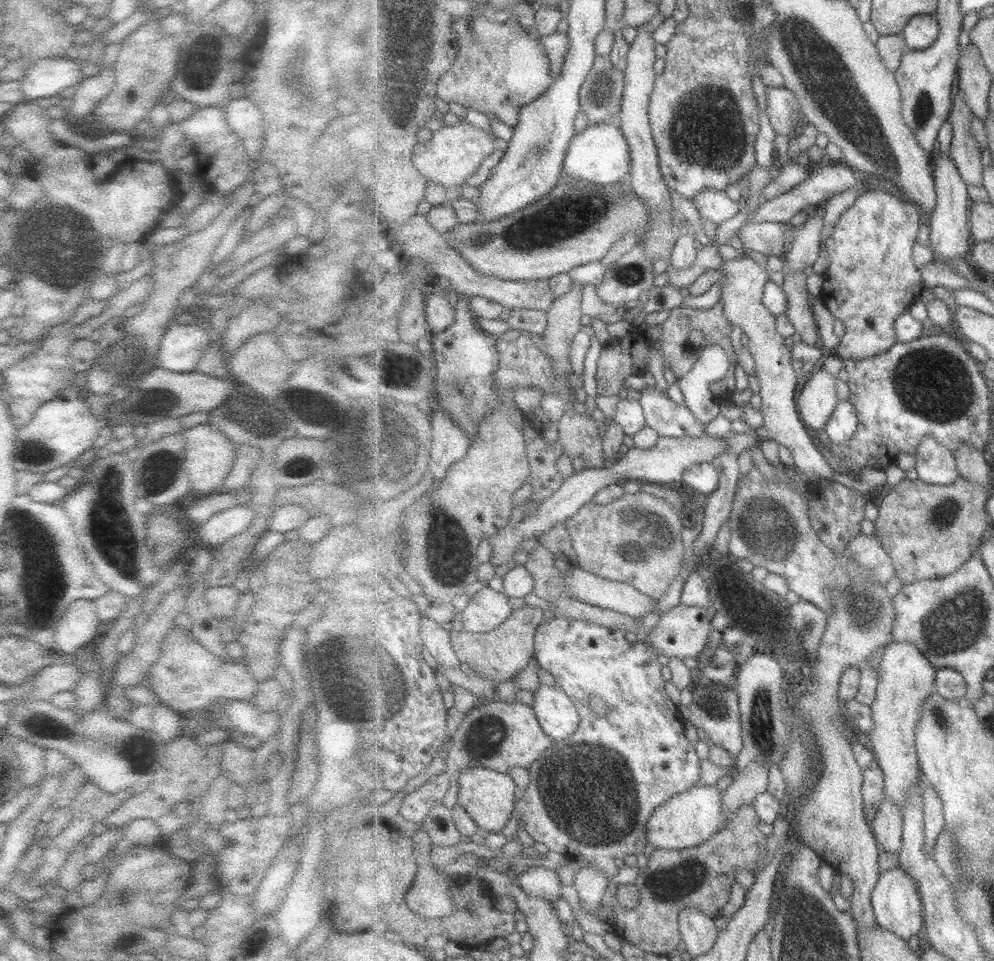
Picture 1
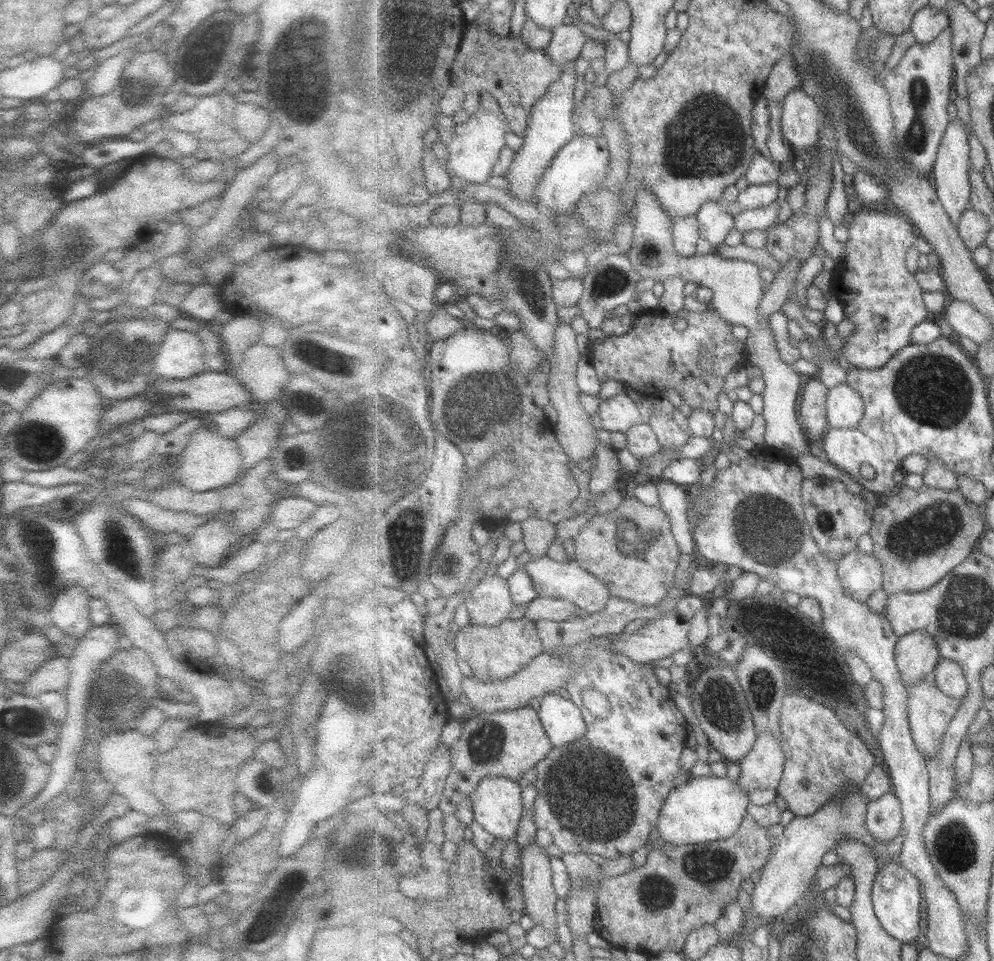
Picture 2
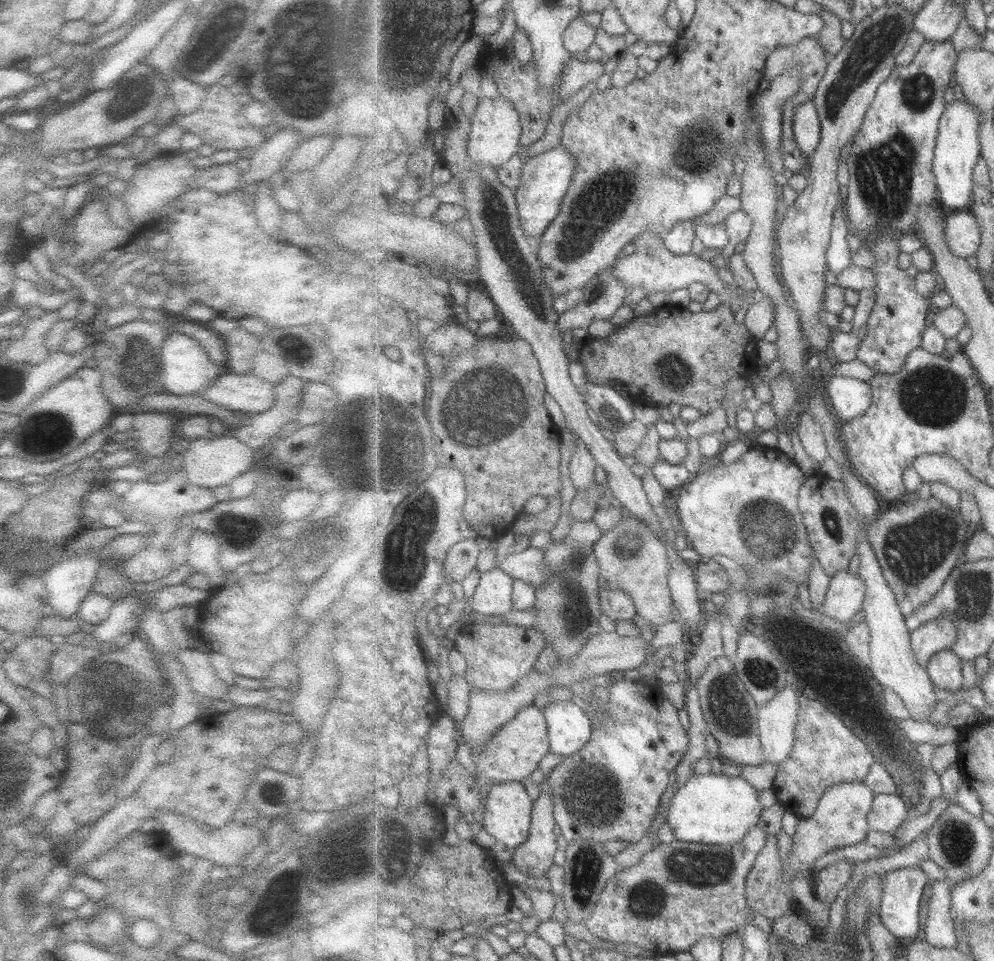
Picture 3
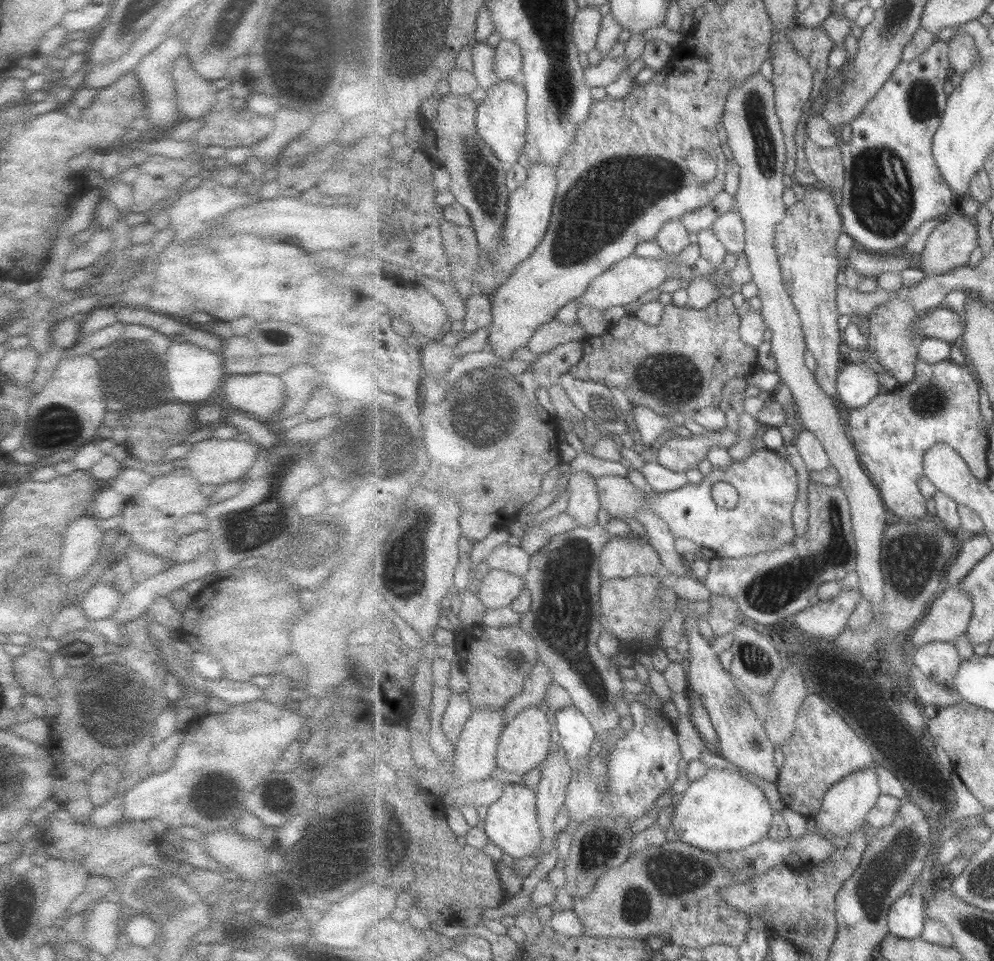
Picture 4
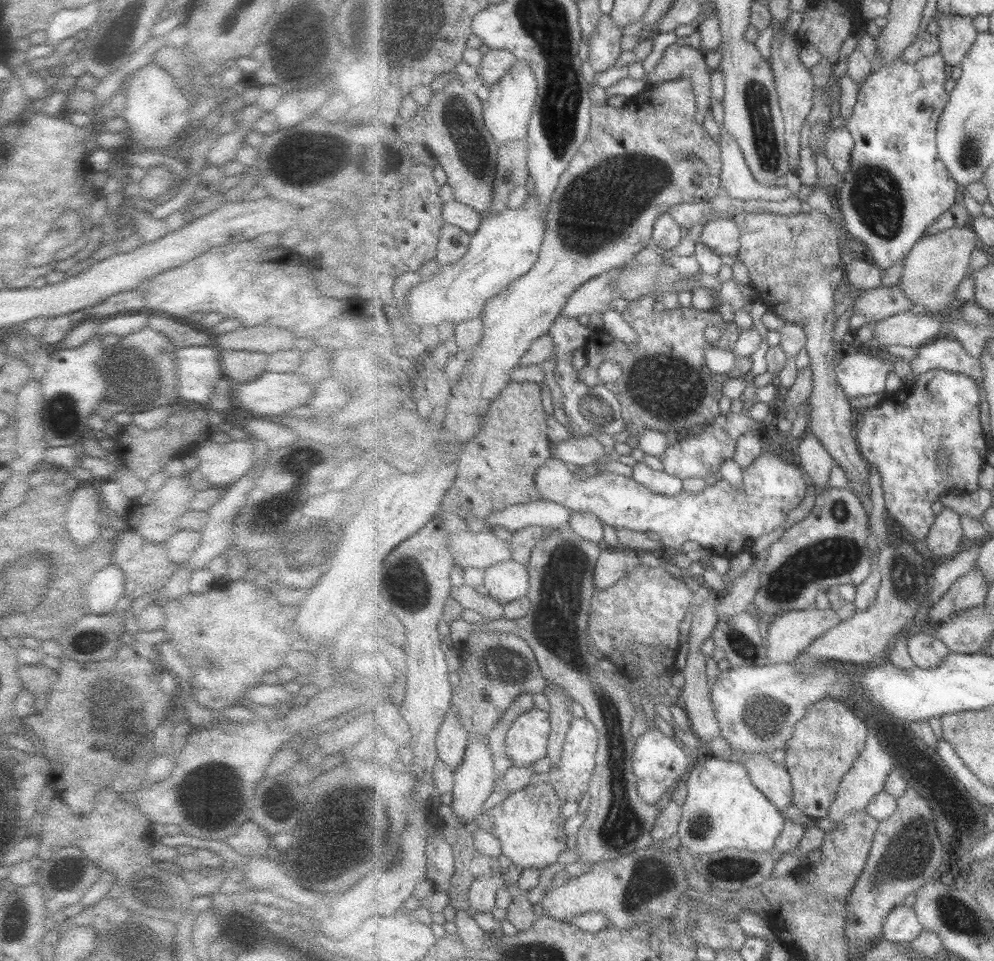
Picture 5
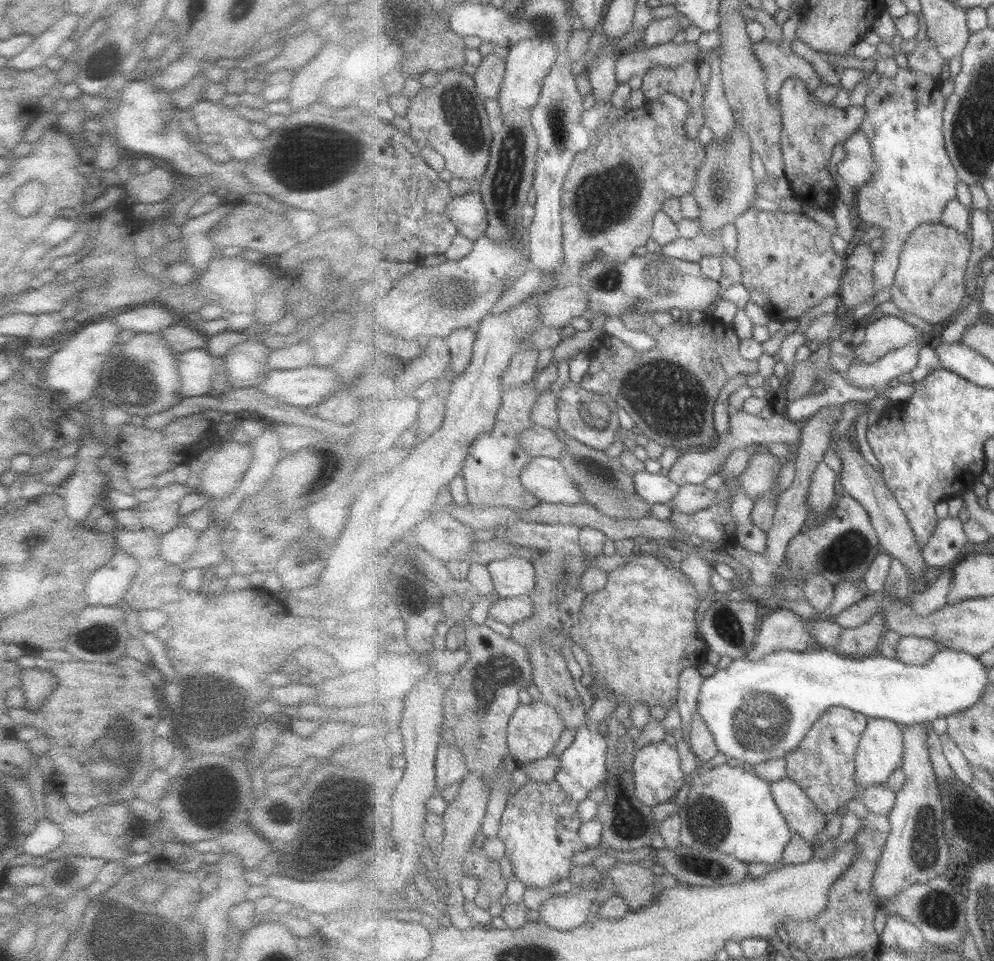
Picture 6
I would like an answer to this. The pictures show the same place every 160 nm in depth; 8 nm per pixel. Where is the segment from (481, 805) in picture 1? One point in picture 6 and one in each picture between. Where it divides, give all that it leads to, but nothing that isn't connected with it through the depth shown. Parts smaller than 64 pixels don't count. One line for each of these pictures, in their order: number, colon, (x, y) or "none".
2: (498, 802)
3: (508, 817)
4: (512, 824)
5: (529, 823)
6: (540, 827)

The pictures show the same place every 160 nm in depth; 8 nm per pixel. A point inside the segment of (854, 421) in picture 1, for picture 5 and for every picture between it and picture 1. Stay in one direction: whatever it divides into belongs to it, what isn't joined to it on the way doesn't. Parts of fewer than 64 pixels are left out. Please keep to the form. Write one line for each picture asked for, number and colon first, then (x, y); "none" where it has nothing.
2: (845, 406)
3: (849, 397)
4: (858, 384)
5: (860, 375)

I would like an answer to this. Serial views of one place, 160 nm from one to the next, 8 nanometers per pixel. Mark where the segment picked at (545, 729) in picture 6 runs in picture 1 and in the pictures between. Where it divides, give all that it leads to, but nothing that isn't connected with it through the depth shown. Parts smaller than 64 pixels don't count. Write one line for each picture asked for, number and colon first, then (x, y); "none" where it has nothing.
1: (499, 735)
2: (506, 744)
3: (513, 754)
4: (524, 743)
5: (527, 740)

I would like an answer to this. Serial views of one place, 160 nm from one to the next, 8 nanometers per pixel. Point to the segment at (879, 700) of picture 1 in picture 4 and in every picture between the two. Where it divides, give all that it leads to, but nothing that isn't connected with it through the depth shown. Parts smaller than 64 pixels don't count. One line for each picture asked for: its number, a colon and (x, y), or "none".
2: (917, 654)
3: (941, 634)
4: (949, 617)

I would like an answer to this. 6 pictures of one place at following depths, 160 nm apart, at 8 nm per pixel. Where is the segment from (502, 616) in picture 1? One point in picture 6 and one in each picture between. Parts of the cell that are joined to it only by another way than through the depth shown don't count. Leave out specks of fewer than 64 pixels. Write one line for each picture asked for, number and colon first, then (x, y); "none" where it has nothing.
2: (489, 602)
3: (493, 597)
4: (498, 590)
5: (506, 582)
6: (512, 577)

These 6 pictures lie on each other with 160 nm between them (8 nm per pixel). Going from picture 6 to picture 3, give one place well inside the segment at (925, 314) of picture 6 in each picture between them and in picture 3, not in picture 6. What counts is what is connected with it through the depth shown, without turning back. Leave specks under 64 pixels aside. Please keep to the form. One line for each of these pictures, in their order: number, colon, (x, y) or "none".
3: (963, 232)
4: (949, 247)
5: (935, 267)

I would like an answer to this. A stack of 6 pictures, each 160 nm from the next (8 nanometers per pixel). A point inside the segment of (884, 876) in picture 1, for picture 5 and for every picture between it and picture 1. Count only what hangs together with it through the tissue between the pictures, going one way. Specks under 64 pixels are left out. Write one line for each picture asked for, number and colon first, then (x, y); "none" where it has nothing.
2: (897, 894)
3: (903, 888)
4: (906, 919)
5: (902, 925)

